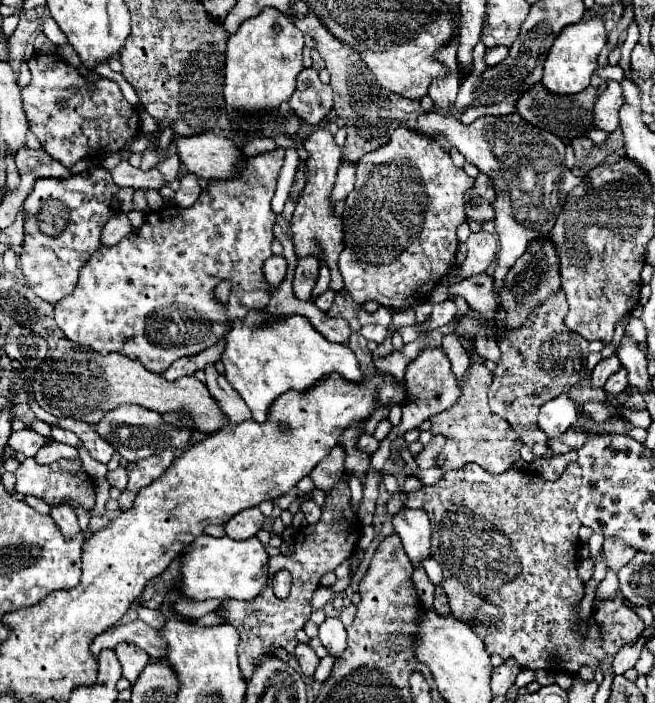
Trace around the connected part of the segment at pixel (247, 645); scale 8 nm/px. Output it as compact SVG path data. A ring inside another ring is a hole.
M341 478L331 492L327 492L325 504L323 504L321 520L313 526L301 526L297 528L297 534L293 536L293 554L291 556L271 556L269 558L269 580L281 570L287 568L293 576L291 594L285 600L279 600L273 594L273 586L267 584L265 592L259 592L253 600L241 602L241 600L227 600L221 602L219 614L225 618L227 624L233 624L239 632L239 668L245 680L253 674L257 668L257 662L261 664L261 658L269 652L279 652L279 648L285 648L287 654L293 654L297 646L297 630L305 626L311 614L311 598L315 588L319 586L319 578L325 572L333 572L345 558L349 558L357 550L357 542L361 538L361 522L355 516L355 510L351 506L351 490L347 484L347 478ZM319 556L319 558L317 558ZM319 560L319 564L317 564Z

